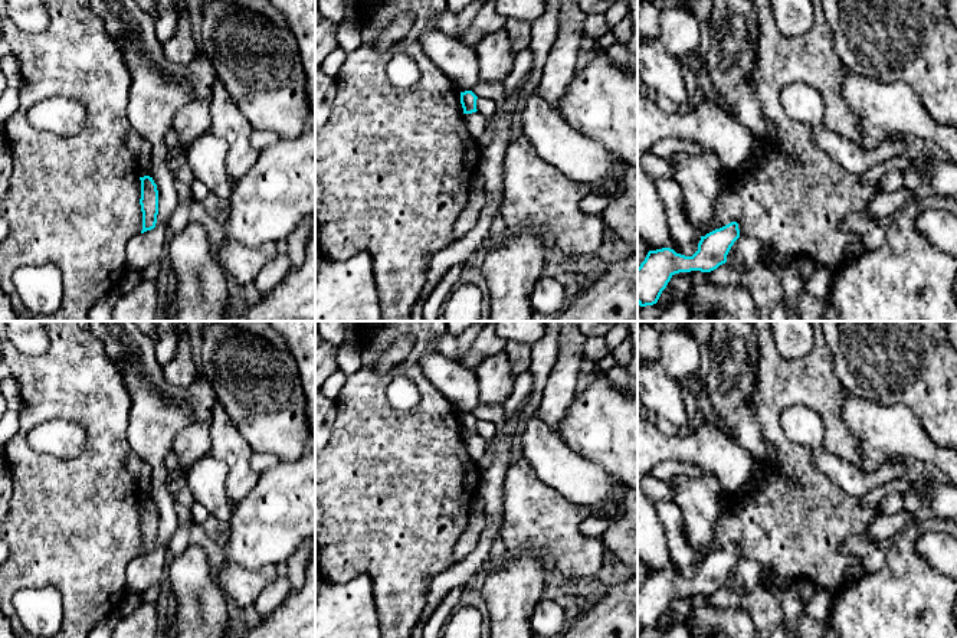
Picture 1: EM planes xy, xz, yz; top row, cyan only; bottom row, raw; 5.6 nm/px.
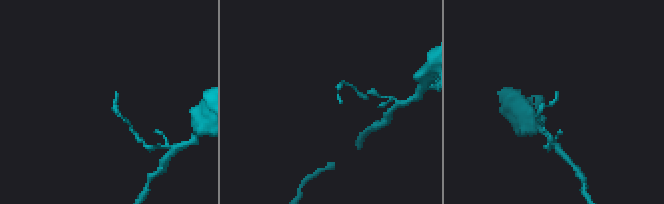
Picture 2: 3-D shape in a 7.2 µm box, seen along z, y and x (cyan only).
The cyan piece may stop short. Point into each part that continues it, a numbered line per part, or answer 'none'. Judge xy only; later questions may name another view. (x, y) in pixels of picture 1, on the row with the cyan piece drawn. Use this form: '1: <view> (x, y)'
none

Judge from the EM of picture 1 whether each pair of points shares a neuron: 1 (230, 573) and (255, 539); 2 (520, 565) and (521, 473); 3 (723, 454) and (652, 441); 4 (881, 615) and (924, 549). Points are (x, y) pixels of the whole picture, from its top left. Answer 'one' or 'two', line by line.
1: two
2: two
3: one
4: two

